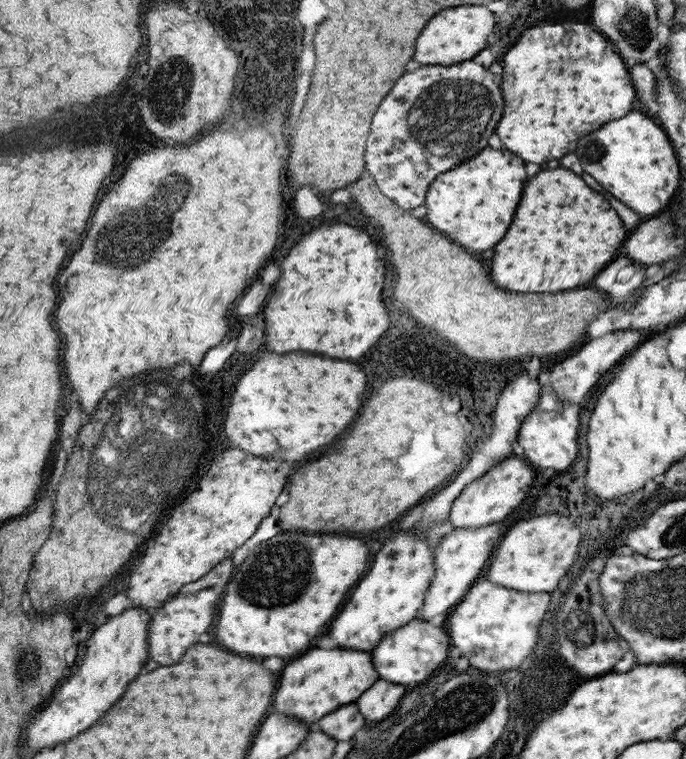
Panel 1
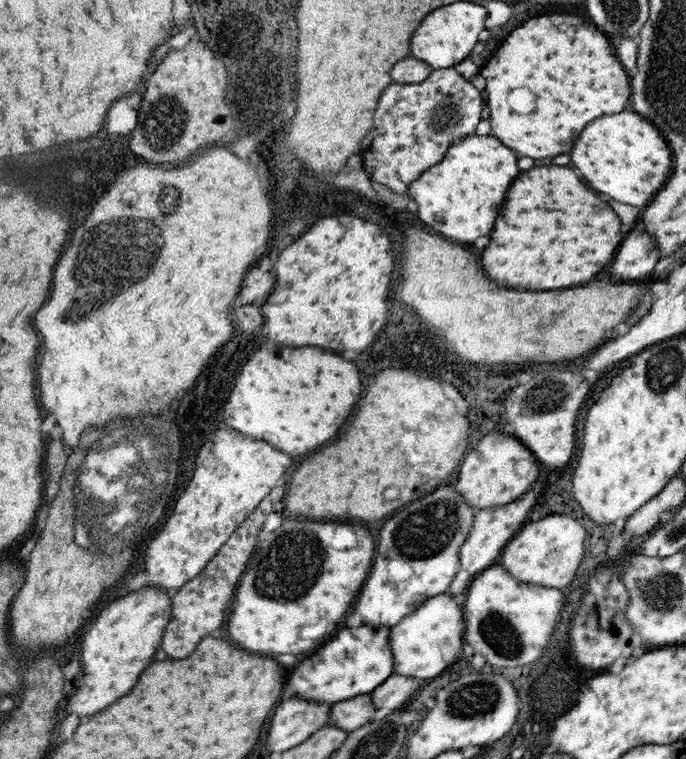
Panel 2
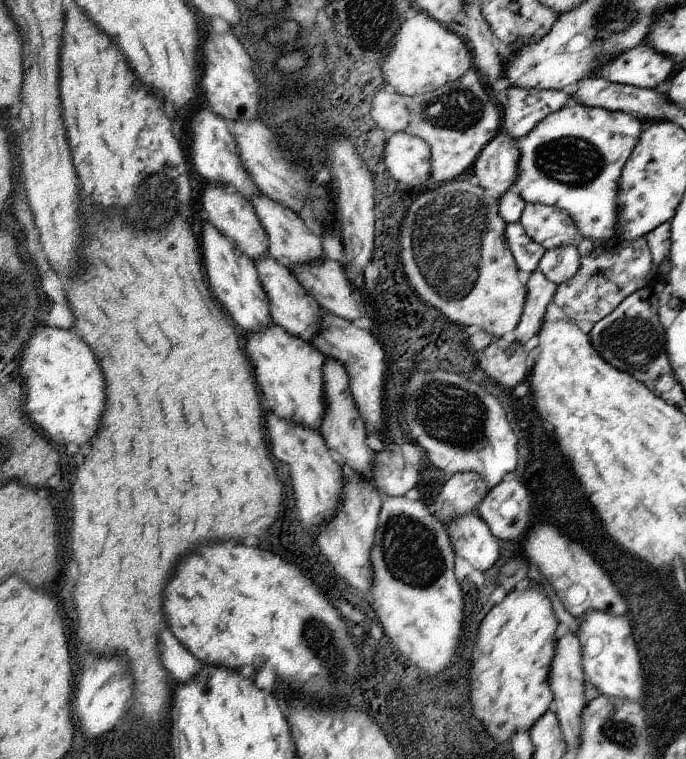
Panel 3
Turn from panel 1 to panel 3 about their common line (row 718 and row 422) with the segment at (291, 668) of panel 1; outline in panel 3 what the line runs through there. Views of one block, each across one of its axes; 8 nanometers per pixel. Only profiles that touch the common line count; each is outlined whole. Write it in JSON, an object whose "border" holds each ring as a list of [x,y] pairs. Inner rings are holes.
{"border":[[[275,324],[263,328],[261,332],[247,334],[245,352],[249,352],[249,360],[253,360],[253,378],[261,388],[265,410],[271,410],[283,420],[317,428],[323,416],[321,364],[325,358],[313,346]]]}

